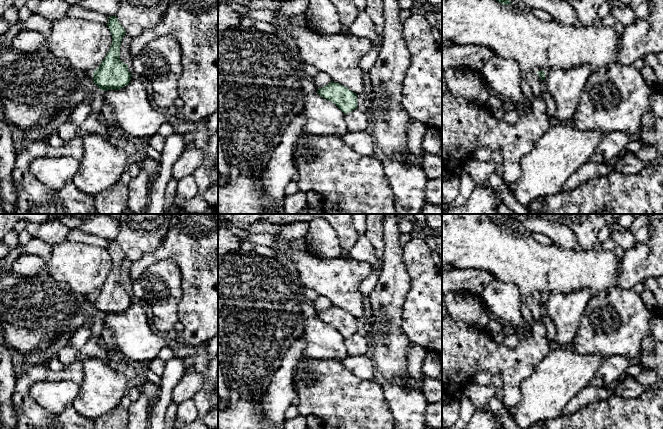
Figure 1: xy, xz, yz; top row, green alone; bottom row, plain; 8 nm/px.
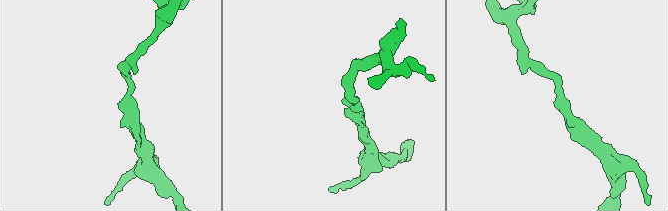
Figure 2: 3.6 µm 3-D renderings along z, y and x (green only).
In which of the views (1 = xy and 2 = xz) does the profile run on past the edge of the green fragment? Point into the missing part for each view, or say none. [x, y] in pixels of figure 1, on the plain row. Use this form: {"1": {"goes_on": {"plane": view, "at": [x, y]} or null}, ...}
{"1": {"goes_on": null}, "2": {"goes_on": null}}

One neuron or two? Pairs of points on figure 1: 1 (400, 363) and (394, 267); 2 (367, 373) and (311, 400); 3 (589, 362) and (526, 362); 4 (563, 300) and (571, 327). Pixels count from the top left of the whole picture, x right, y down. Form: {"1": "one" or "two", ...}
{"1": "one", "2": "two", "3": "two", "4": "one"}

